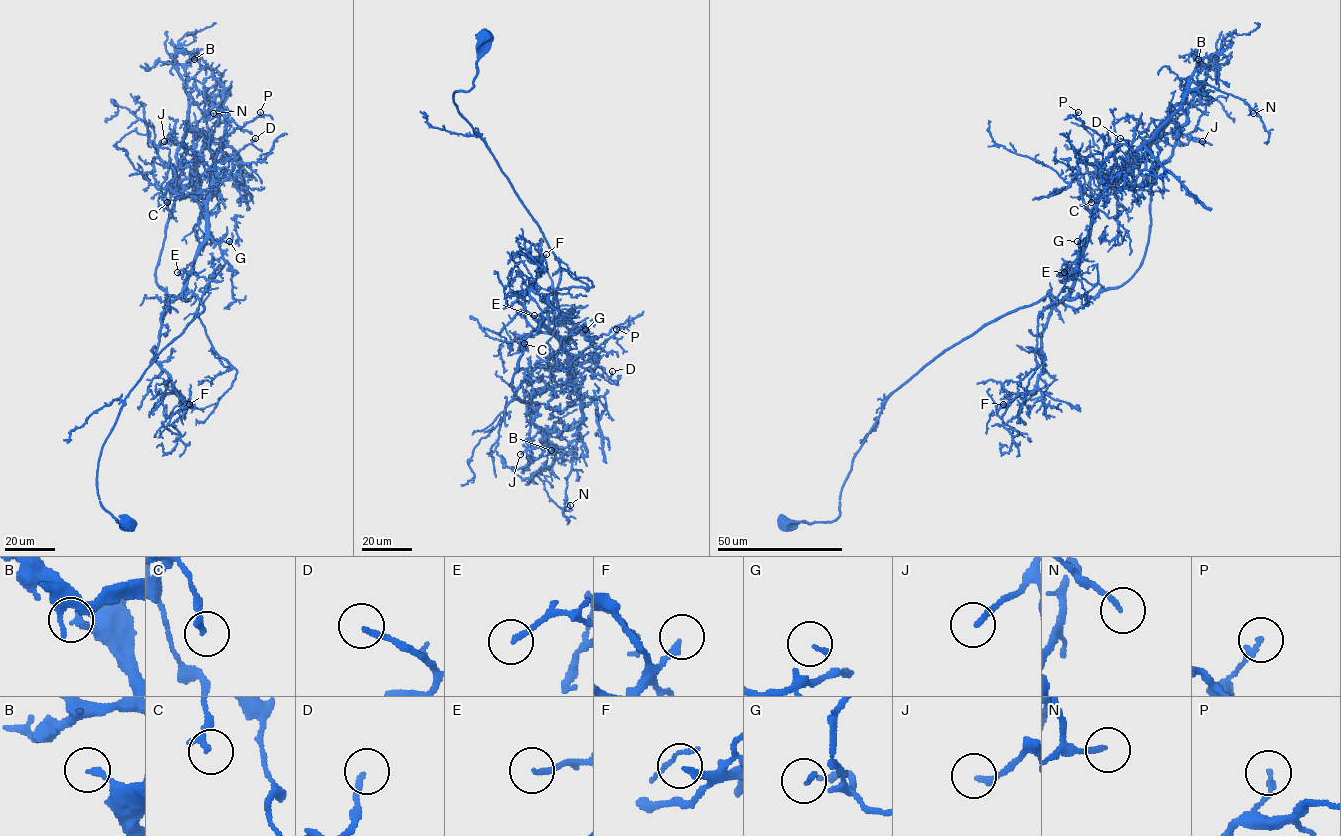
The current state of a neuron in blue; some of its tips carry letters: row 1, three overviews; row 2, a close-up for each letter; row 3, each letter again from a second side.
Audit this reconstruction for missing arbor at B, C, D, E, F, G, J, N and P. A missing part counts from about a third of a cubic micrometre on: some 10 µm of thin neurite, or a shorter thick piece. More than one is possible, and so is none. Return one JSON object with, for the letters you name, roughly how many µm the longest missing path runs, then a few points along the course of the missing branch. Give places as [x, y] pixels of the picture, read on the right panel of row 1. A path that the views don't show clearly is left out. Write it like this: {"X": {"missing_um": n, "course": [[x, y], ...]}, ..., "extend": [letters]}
{"E": {"missing_um": 10}, "F": {"missing_um": 15, "course": [[1003, 404], [998, 409], [991, 407], [987, 417]]}, "extend": ["E", "F"]}

